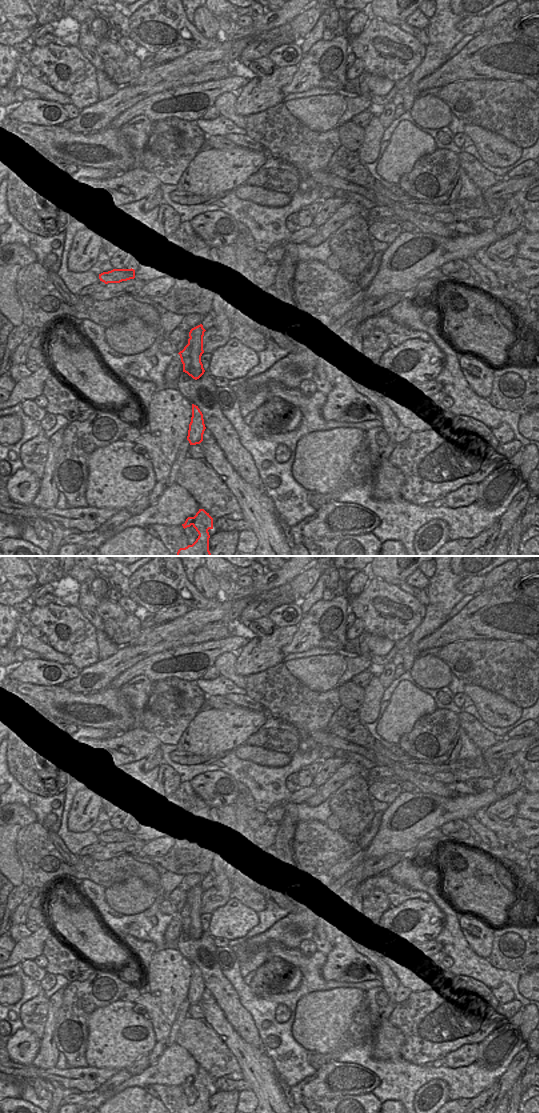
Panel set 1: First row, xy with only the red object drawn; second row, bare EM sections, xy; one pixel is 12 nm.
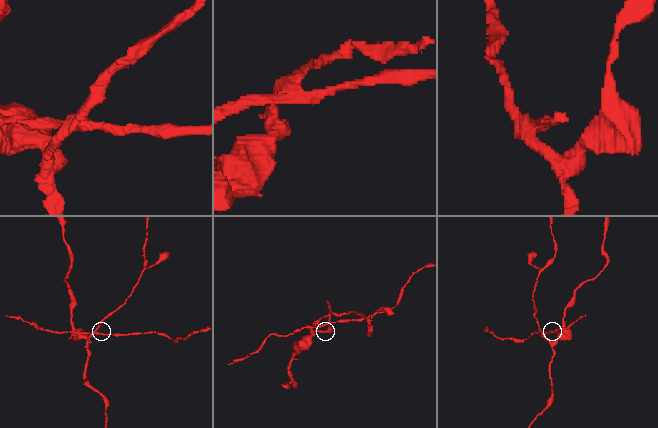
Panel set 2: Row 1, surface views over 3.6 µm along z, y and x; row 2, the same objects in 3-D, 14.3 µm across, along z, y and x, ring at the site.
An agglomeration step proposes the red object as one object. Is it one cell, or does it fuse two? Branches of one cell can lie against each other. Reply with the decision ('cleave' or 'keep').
cleave

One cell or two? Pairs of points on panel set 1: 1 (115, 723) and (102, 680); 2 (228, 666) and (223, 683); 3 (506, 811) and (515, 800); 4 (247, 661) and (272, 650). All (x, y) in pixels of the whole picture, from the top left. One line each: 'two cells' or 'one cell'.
1: two cells
2: two cells
3: one cell
4: one cell

